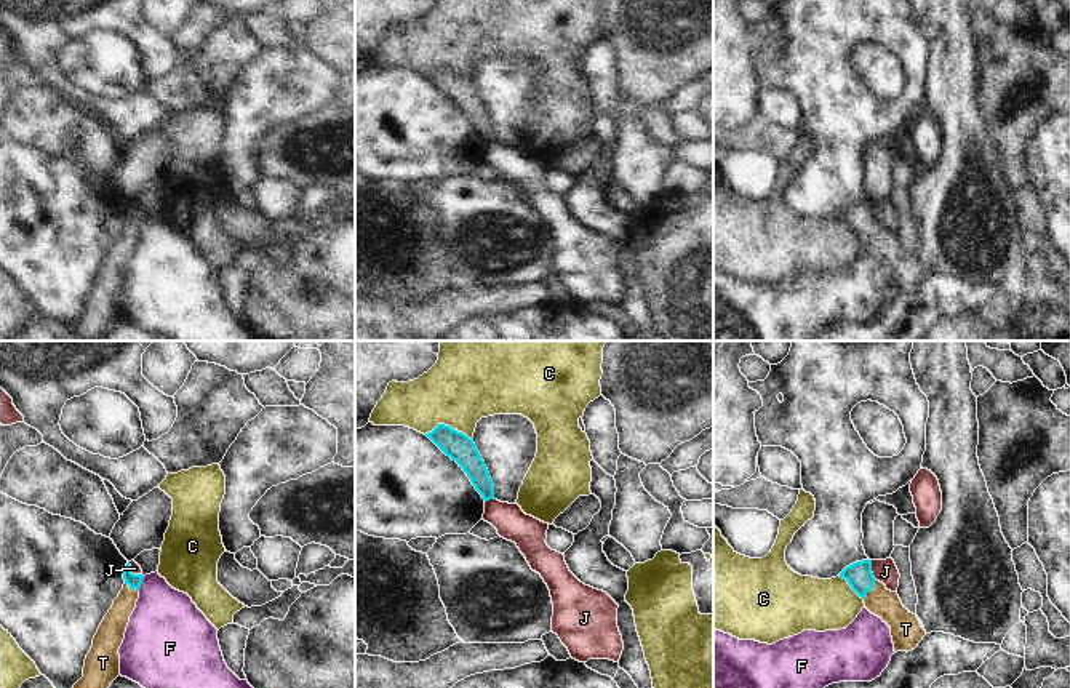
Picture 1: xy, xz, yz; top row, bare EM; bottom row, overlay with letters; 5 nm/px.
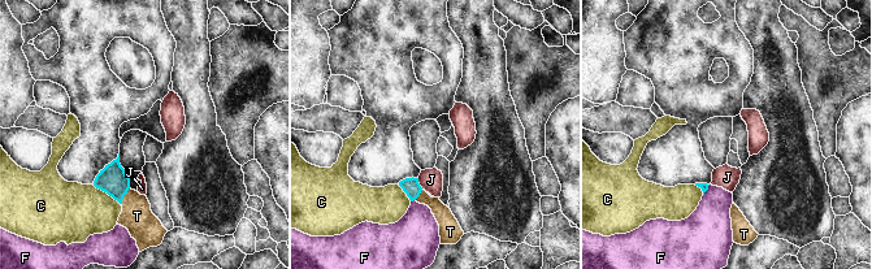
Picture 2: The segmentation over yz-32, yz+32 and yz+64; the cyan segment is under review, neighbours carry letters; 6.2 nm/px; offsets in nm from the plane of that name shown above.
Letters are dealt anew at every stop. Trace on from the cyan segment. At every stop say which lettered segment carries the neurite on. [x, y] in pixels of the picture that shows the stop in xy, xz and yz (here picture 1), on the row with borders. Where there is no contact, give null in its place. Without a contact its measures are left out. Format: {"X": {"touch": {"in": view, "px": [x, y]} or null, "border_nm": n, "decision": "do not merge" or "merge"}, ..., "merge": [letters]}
{"C": {"touch": {"in": "xz", "px": [448, 426]}, "border_nm": 240, "decision": "do not merge"}, "F": {"touch": {"in": "xy", "px": [141, 583]}, "border_nm": 80, "decision": "do not merge"}, "J": {"touch": {"in": "yz", "px": [870, 570]}, "border_nm": 110, "decision": "do not merge"}, "T": {"touch": {"in": "yz", "px": [870, 589]}, "border_nm": 120, "decision": "merge"}, "merge": ["T"]}

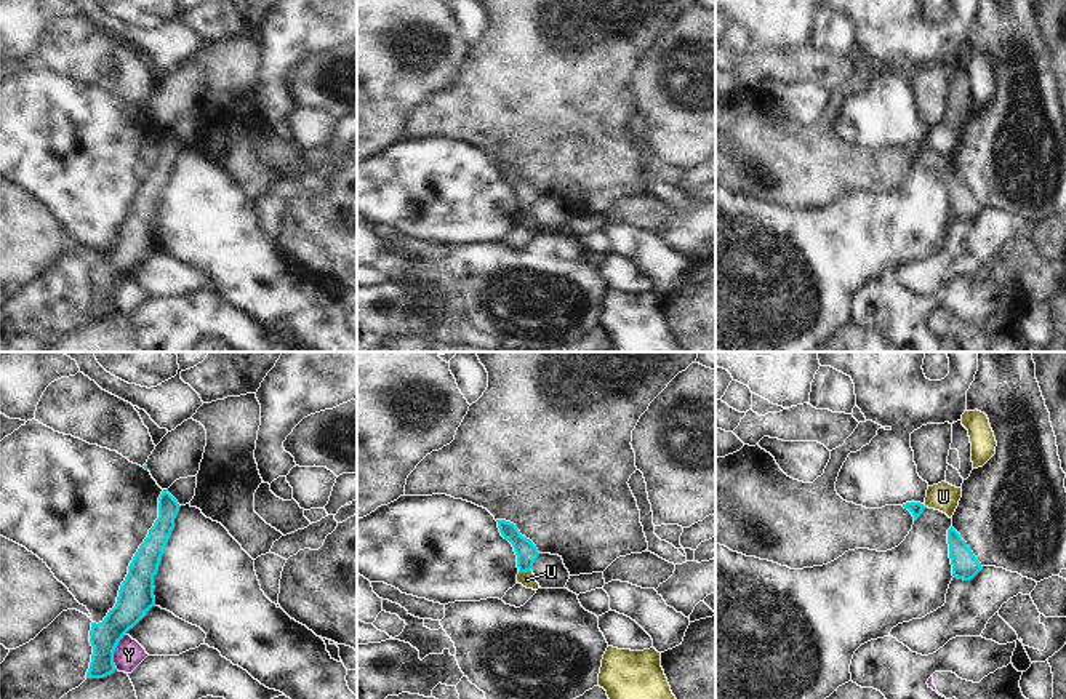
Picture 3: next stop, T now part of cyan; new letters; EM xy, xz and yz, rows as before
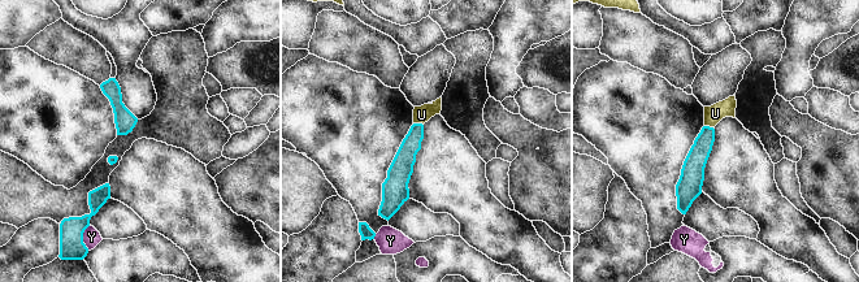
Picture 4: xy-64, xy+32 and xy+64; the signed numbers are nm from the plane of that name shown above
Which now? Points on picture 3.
{"U": {"touch": {"in": "xz", "px": [525, 571]}, "border_nm": 80, "decision": "do not merge"}, "Y": {"touch": {"in": "xy", "px": [114, 650]}, "border_nm": 200, "decision": "do not merge"}, "merge": []}

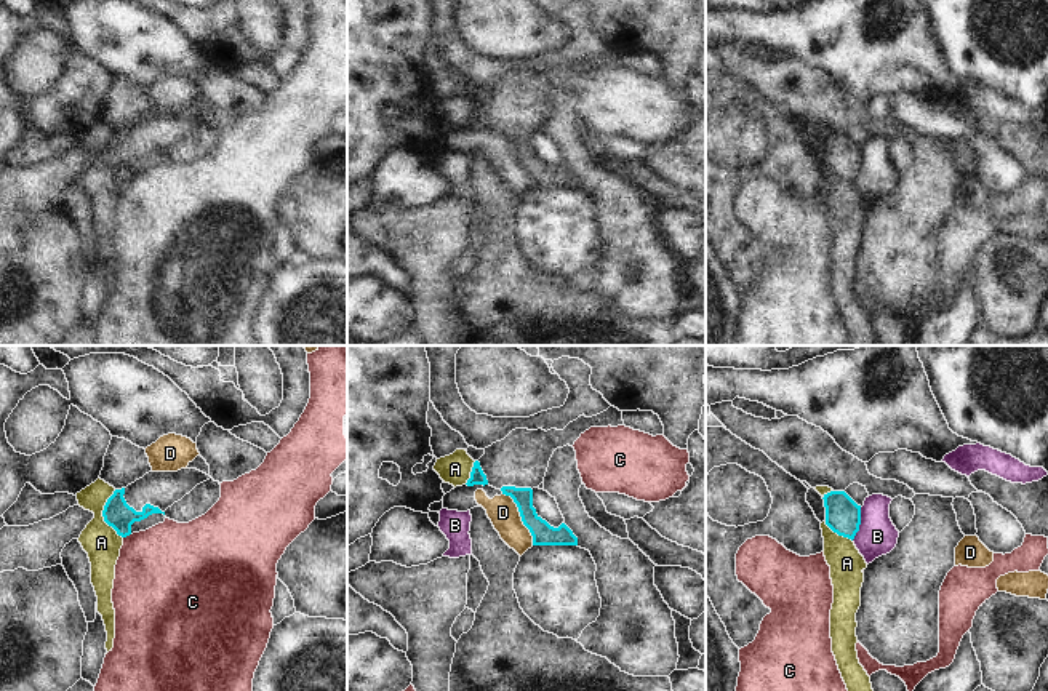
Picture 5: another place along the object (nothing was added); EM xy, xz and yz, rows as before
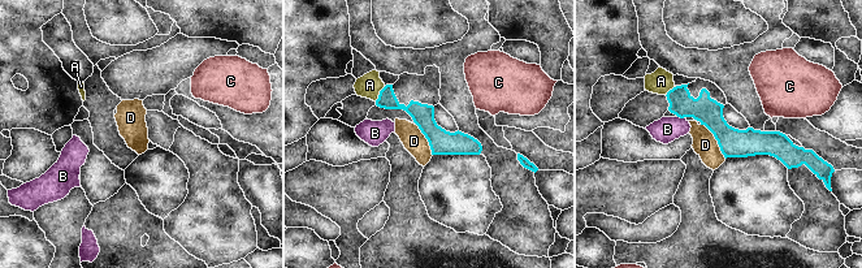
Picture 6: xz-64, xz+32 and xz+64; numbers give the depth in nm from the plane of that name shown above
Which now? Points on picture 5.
{"A": {"touch": {"in": "xy", "px": [103, 514]}, "border_nm": 260, "decision": "do not merge"}, "B": {"touch": {"in": "yz", "px": [860, 523]}, "border_nm": 180, "decision": "do not merge"}, "C": {"touch": {"in": "xy", "px": [127, 535]}, "border_nm": 50, "decision": "do not merge"}, "D": {"touch": {"in": "xz", "px": [520, 515]}, "border_nm": 300, "decision": "do not merge"}, "merge": []}

